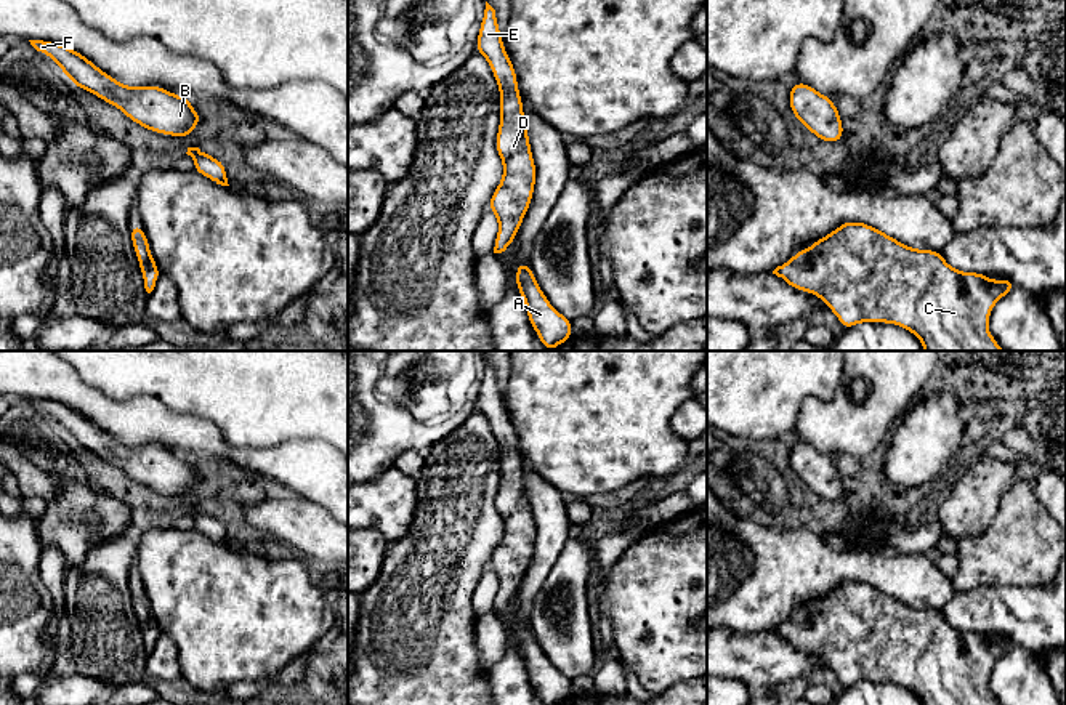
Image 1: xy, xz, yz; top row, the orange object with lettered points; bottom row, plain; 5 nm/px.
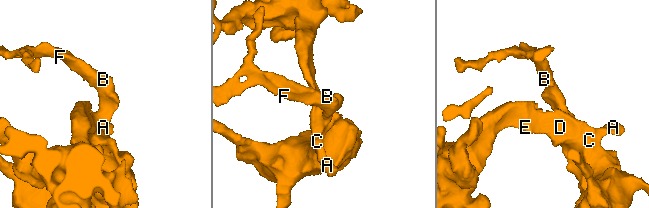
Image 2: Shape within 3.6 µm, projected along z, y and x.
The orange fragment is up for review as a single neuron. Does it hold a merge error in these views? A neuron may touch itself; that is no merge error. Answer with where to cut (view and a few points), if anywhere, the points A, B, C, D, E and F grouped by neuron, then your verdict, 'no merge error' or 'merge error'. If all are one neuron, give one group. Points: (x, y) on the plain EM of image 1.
no cut | A B C D E F | no merge error

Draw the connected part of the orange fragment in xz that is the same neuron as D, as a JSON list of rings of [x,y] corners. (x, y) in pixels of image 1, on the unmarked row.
[[[487,361],[476,410],[487,418],[500,449],[500,484],[495,508],[503,521],[503,535],[487,567],[499,578],[494,612],[502,612],[515,599],[531,564],[537,529],[531,511],[523,457],[518,452],[516,431],[503,405],[495,369]]]

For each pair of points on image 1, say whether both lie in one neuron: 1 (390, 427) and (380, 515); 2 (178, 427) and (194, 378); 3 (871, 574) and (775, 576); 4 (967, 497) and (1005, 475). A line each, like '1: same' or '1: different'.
1: different
2: different
3: same
4: same

